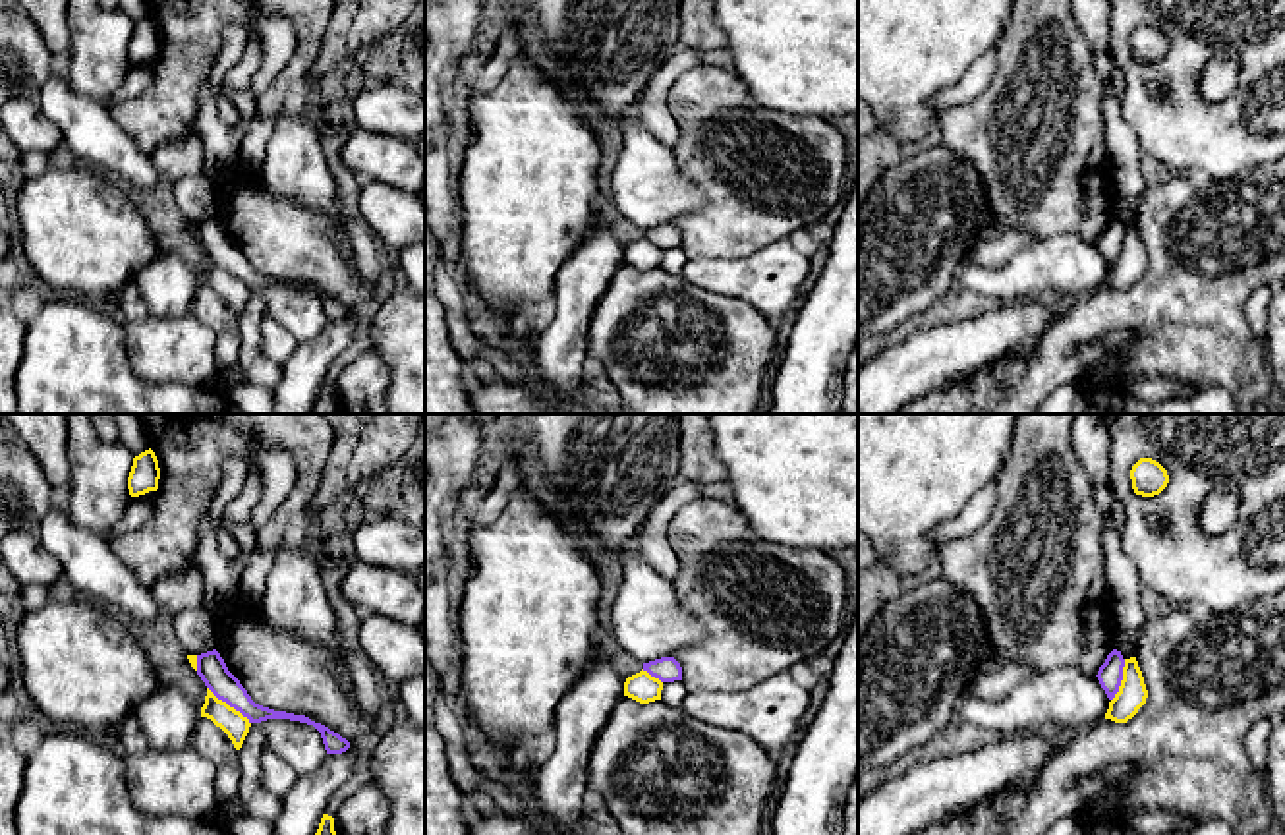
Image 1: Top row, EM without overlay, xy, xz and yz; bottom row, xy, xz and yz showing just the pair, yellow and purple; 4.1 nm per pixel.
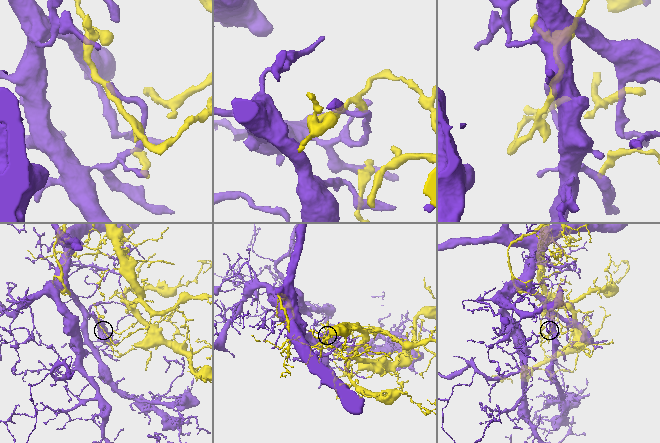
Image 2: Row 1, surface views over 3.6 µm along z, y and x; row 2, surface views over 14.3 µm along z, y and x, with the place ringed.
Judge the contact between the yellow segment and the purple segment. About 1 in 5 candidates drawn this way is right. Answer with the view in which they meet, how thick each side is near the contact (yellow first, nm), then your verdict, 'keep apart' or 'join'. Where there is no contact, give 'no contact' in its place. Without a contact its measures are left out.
xy | 100/120 nm | keep apart

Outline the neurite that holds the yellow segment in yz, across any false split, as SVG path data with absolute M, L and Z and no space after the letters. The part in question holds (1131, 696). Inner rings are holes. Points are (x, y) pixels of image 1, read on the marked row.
M1136 657L1125 659L1119 692L1109 702L1105 719L1127 723L1146 704L1148 690Z

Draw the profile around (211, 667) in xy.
M216 649L197 655L197 675L218 700L240 711L243 717L249 719L249 723L261 723L267 719L300 721L313 725L321 733L327 754L342 754L350 748L350 742L338 733L311 721L305 715L274 711L255 704L247 690L240 684L240 680L228 671L224 659Z

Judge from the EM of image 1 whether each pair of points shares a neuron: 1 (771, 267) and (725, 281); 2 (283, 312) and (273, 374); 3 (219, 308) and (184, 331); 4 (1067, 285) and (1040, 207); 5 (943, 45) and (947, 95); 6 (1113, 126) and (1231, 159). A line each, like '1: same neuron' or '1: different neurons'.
1: same neuron
2: different neurons
3: different neurons
4: different neurons
5: different neurons
6: different neurons

